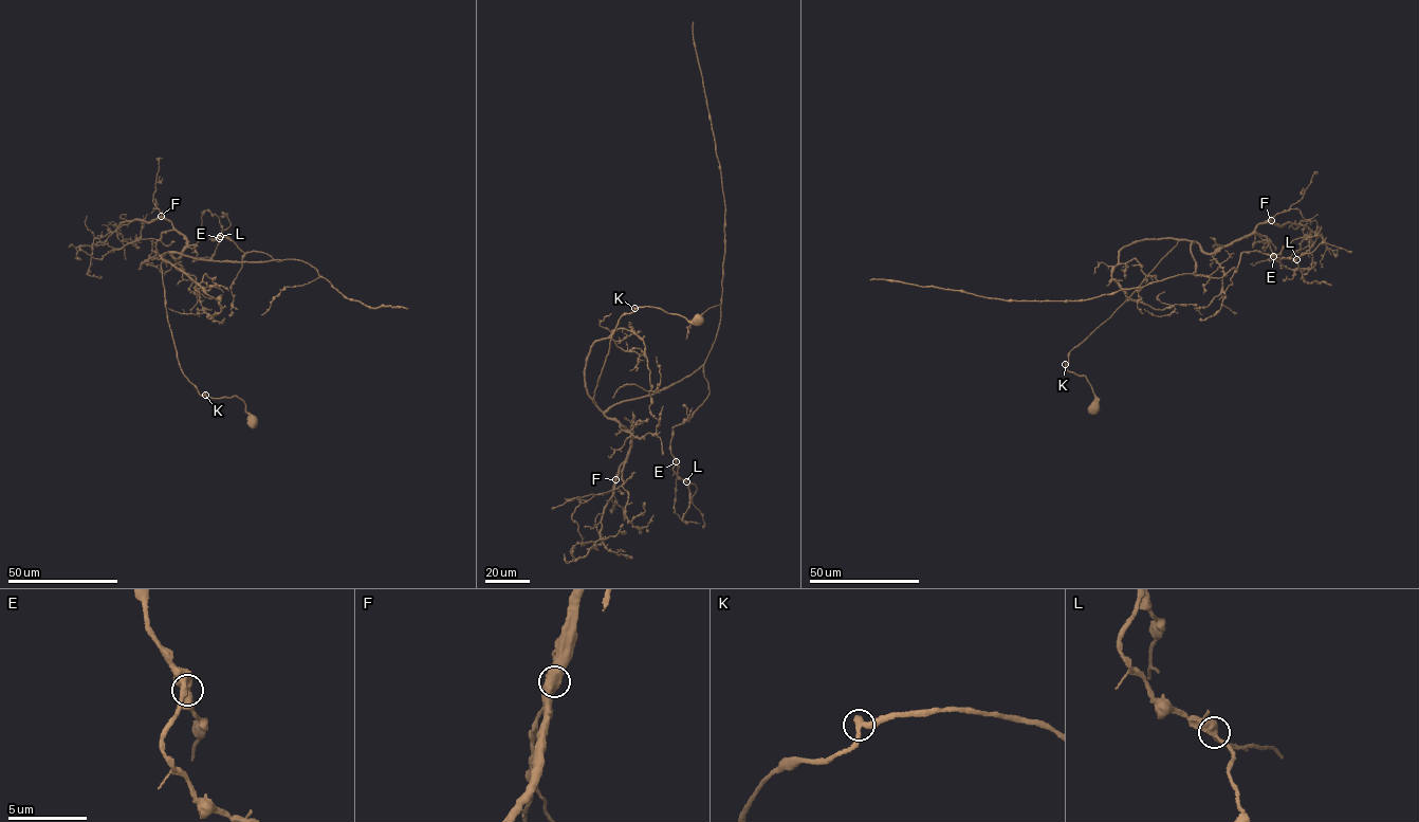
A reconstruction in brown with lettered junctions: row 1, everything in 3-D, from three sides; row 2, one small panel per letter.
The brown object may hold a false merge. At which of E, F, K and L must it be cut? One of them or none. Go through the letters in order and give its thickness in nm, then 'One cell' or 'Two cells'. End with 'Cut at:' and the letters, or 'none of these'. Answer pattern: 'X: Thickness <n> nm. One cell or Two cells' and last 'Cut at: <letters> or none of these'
E: Thickness 360 nm. One cell
F: Thickness 500 nm. One cell
K: Thickness 380 nm. One cell
L: Thickness 280 nm. One cell
Cut at: none of these

